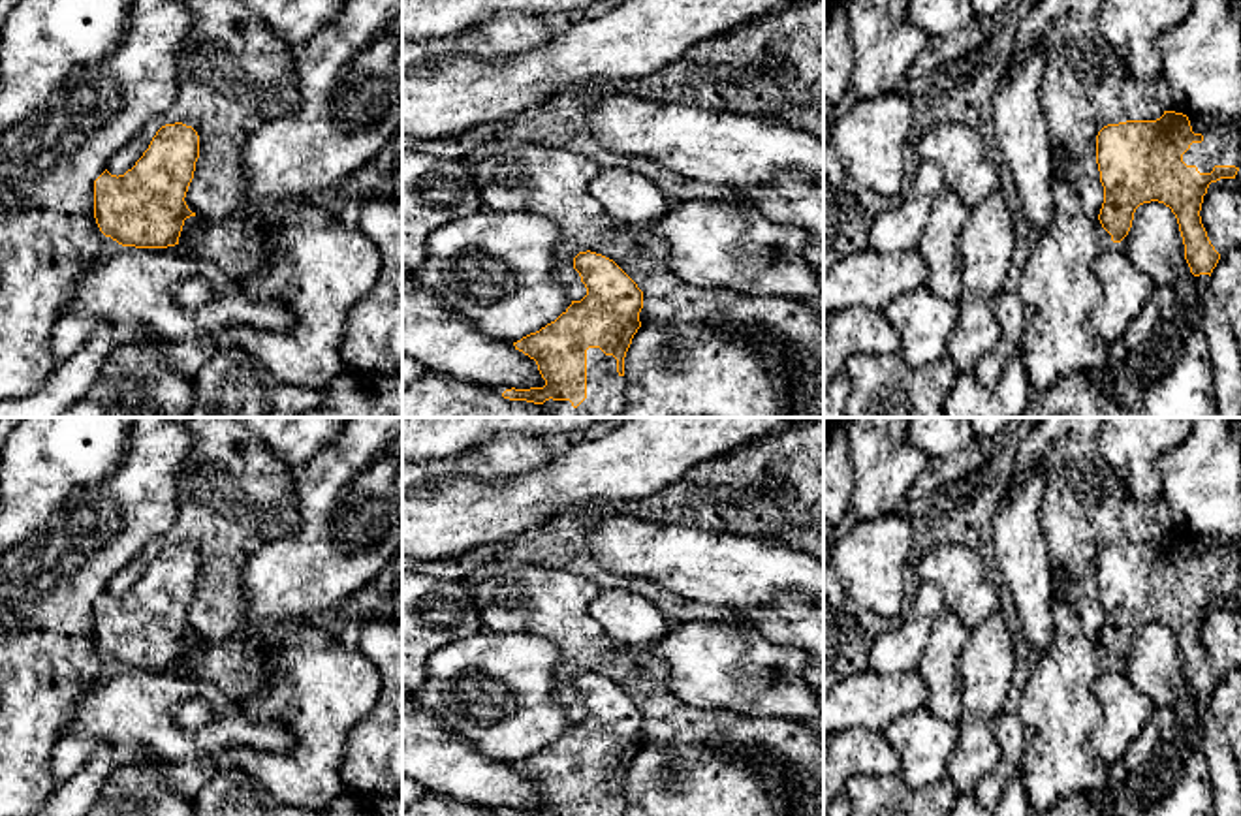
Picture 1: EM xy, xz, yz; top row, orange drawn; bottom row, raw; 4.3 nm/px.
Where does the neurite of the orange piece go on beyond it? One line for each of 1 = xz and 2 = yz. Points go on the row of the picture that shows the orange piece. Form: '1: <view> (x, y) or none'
1: xz (606, 392)
2: yz (1221, 145)

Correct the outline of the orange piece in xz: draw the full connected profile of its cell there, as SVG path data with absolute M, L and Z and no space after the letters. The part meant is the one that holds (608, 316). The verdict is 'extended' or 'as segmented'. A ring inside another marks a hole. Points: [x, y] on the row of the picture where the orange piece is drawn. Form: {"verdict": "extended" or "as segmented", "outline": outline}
{"verdict": "extended", "outline": "M579 252L573 269L587 295L551 323L513 342L536 361L543 387L493 391L542 408L543 417L620 417L626 408L624 357L641 327L643 291L609 258Z"}

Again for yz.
{"verdict": "extended", "outline": "M1175 111L1156 120L1107 124L1096 135L1096 164L1104 186L1098 220L1113 243L1128 235L1139 205L1164 203L1177 218L1190 273L1211 276L1220 254L1200 211L1209 184L1235 179L1241 169L1241 133L1233 120L1202 133Z"}

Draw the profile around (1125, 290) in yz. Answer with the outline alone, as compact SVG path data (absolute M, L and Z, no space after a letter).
M1106 243L1092 263L1102 299L1089 323L1104 344L1117 342L1153 295L1155 282L1139 271L1119 243Z

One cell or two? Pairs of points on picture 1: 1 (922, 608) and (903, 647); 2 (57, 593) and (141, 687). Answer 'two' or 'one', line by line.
1: one
2: two

